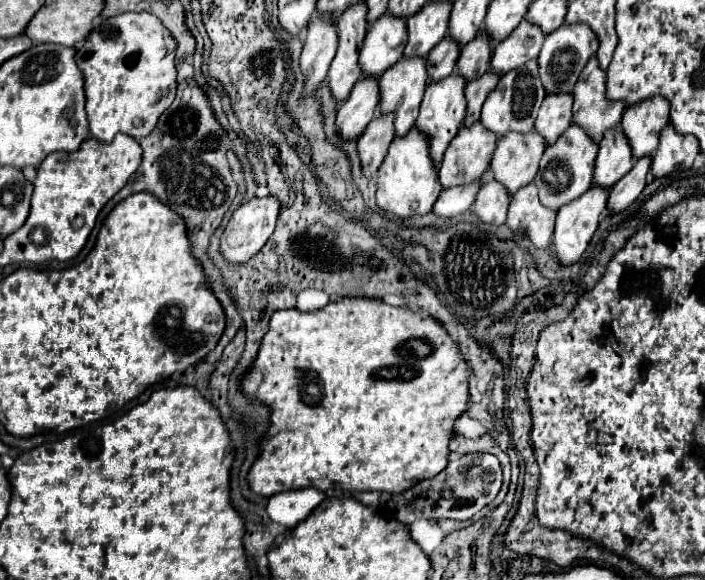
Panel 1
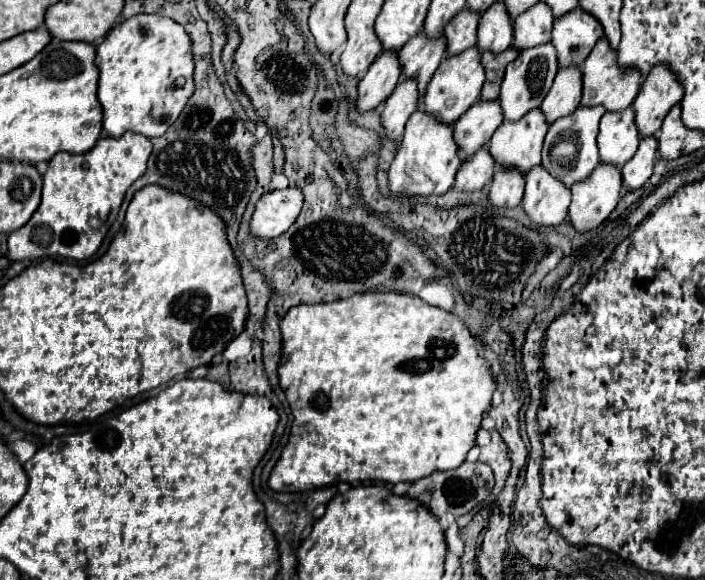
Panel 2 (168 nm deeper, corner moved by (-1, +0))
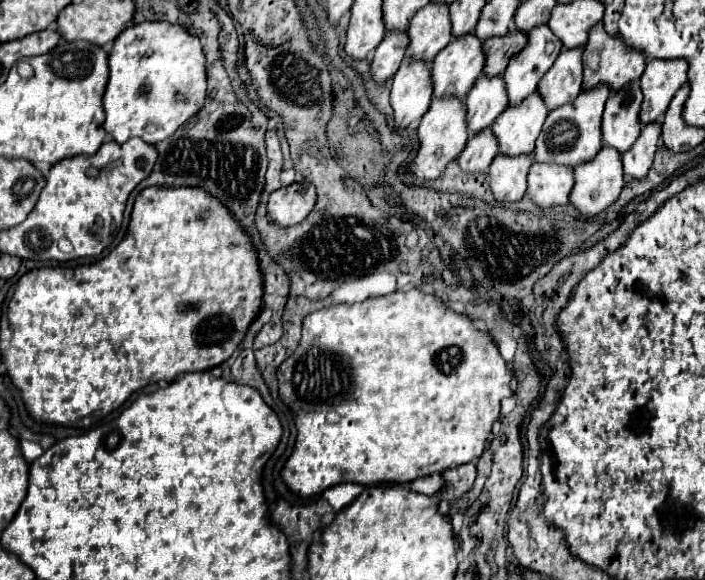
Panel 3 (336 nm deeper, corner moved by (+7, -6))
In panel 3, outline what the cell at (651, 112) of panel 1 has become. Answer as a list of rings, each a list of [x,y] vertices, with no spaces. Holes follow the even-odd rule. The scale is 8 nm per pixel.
[[[652,59],[640,77],[644,103],[640,111],[642,125],[662,121],[668,103],[676,91],[686,83],[688,61],[686,59]]]

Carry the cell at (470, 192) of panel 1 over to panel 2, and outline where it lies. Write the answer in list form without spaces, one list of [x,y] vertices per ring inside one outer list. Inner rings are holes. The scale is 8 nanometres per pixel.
[[[482,147],[480,153],[476,153],[466,165],[460,165],[456,173],[454,191],[482,191],[486,183],[494,175],[494,159],[490,157],[488,149]]]

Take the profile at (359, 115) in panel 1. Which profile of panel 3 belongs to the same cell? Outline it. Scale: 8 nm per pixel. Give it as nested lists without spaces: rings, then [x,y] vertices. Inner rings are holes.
[[[386,31],[384,41],[376,47],[372,57],[372,75],[376,81],[388,81],[398,71],[408,45],[408,31]]]

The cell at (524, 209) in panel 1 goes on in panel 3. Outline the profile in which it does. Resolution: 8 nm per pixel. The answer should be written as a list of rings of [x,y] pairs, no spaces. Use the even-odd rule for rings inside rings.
[[[534,163],[528,175],[528,197],[540,207],[556,207],[568,201],[574,187],[574,171],[568,165]]]

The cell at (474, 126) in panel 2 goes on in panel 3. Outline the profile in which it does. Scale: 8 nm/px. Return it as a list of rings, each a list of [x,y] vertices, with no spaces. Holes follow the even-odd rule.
[[[482,73],[466,97],[468,129],[470,133],[482,131],[494,123],[494,119],[508,107],[506,83],[502,75],[488,77]]]

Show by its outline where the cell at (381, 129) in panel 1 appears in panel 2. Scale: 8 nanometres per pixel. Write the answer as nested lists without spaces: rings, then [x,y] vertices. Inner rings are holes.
[[[400,81],[388,101],[382,105],[380,121],[384,127],[384,139],[398,141],[408,117],[414,113],[414,101],[418,101],[418,89],[410,81]]]

